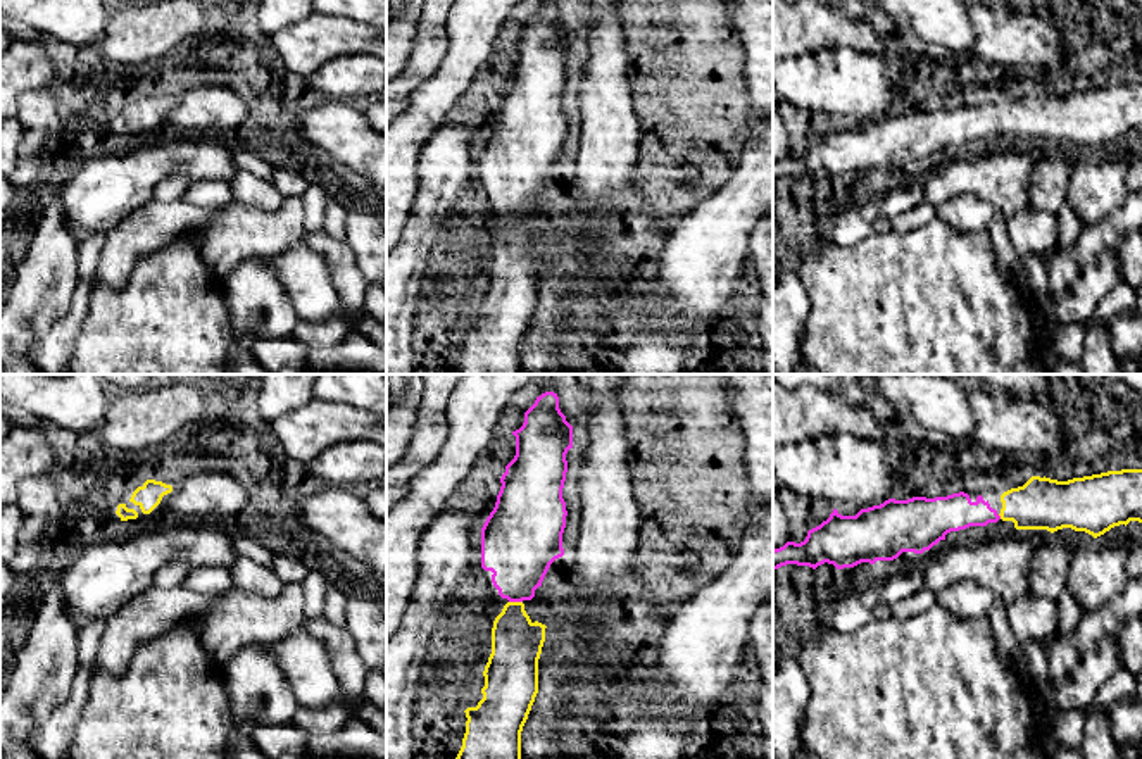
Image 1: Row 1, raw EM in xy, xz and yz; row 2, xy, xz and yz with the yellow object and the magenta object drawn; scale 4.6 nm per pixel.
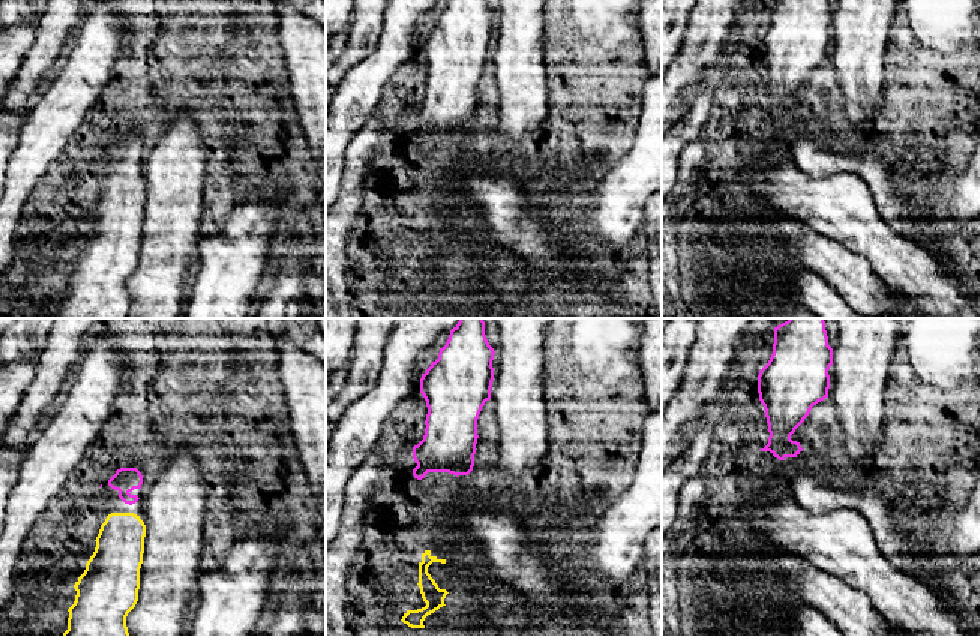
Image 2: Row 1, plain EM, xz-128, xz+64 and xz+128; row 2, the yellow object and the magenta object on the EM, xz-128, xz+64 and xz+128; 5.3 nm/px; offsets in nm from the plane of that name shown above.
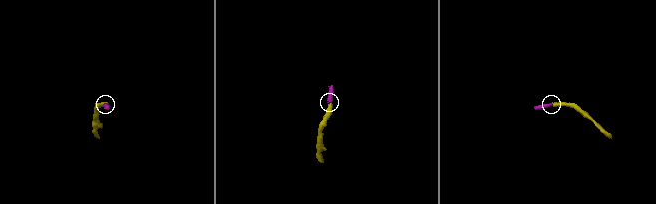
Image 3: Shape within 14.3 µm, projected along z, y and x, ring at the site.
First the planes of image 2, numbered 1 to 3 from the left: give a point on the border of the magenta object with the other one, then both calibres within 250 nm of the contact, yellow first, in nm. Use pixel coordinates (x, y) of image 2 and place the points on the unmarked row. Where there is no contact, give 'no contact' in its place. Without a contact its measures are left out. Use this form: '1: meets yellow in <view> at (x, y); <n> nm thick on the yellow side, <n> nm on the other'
1: no contact
2: no contact
3: no contact

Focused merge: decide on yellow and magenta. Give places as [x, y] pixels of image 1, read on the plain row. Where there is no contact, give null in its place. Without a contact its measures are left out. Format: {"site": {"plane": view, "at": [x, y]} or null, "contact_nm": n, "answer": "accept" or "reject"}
{"site": {"plane": "xz", "at": [516, 216]}, "contact_nm": 60, "answer": "accept"}

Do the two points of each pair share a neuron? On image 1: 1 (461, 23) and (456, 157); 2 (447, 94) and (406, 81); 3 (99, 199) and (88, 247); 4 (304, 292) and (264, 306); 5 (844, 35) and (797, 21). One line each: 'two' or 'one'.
1: two
2: two
3: two
4: two
5: one

